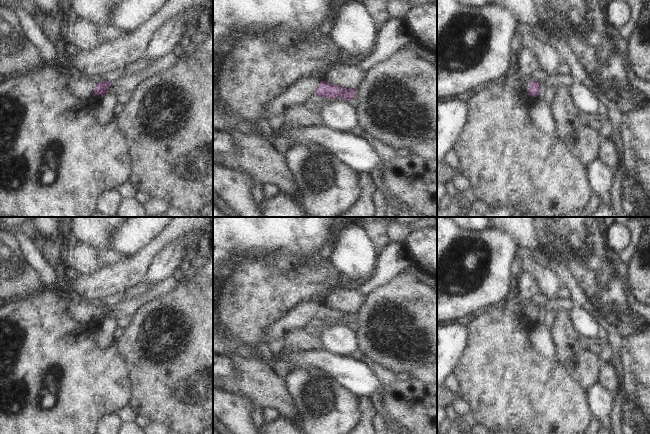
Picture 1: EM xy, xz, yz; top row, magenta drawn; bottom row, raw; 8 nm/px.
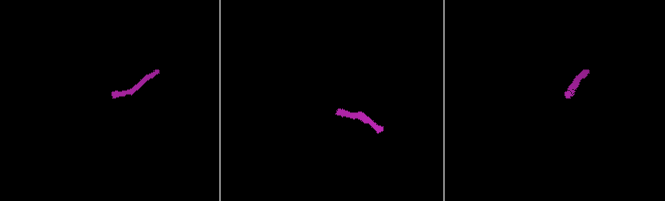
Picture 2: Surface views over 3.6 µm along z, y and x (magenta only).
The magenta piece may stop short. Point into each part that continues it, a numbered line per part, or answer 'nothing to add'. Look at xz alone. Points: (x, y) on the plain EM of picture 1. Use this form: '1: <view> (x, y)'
1: xz (297, 318)

